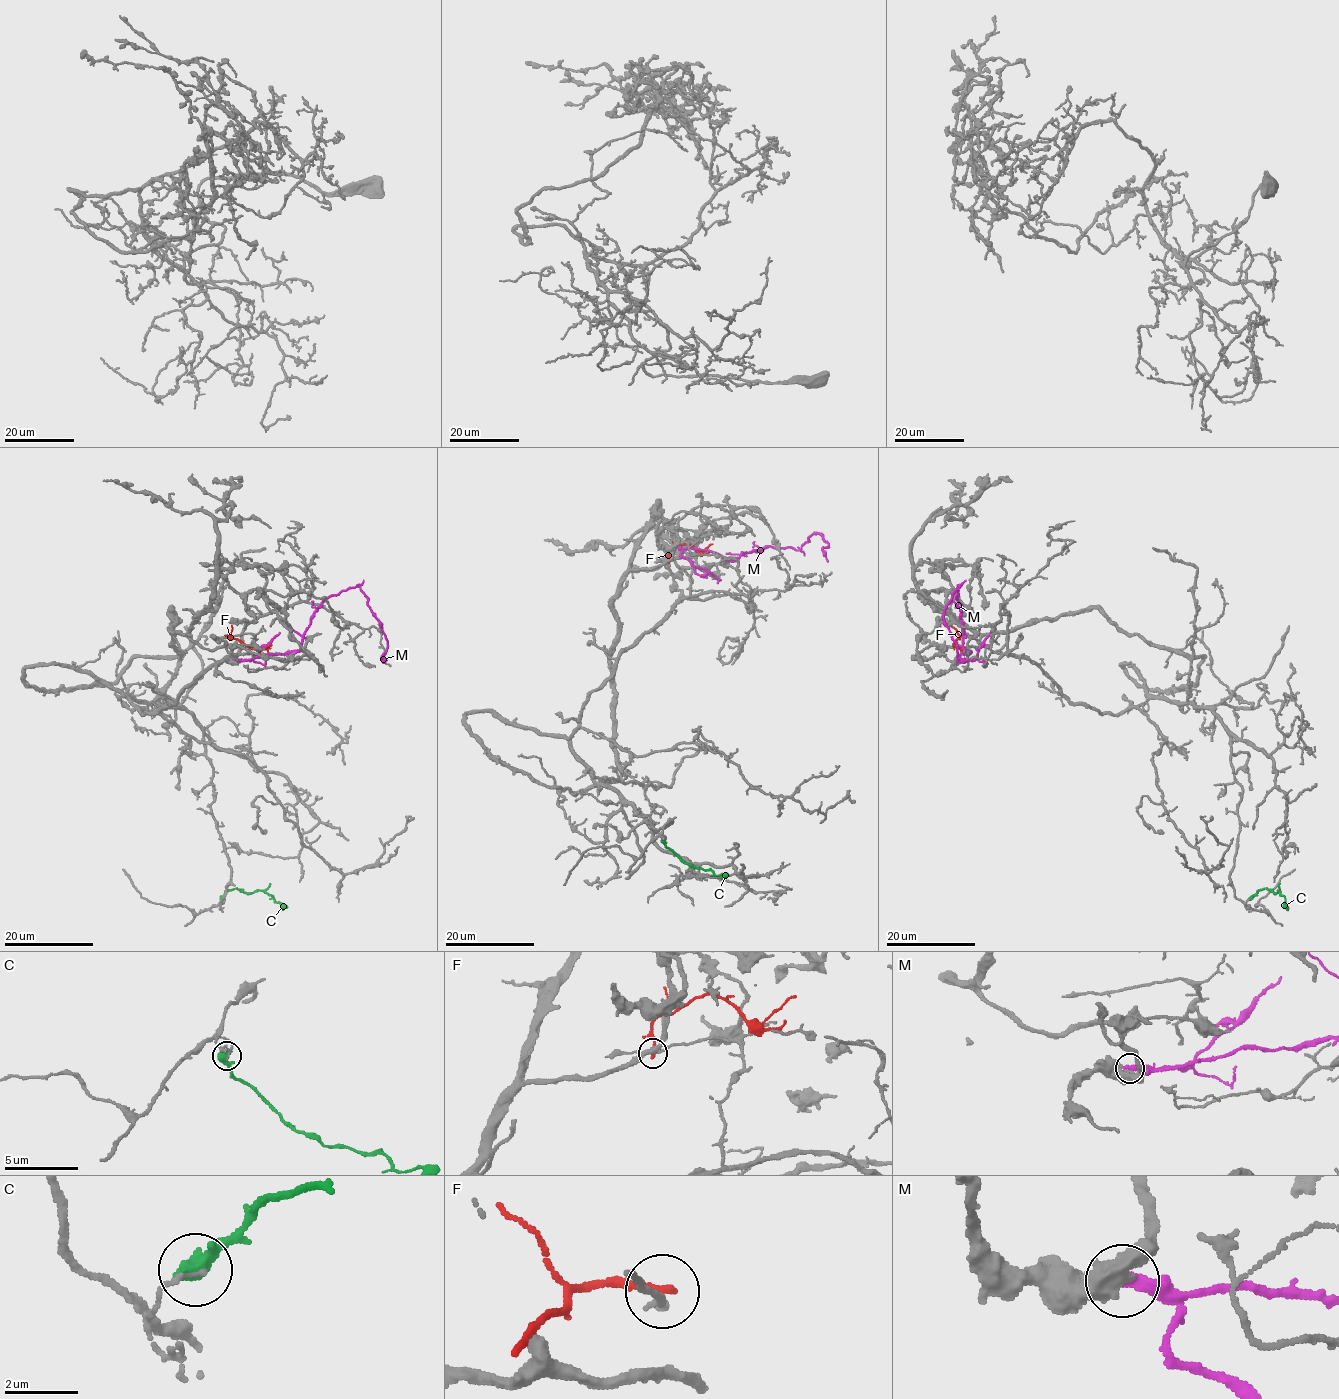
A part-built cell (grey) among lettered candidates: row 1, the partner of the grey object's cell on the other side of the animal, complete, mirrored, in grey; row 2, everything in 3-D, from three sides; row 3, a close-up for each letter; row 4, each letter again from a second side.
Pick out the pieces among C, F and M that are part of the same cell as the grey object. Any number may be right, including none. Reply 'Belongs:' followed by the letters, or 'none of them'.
Belongs: none of them

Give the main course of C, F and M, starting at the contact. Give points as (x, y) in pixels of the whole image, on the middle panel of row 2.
C: (664, 840), (664, 845), (686, 863), (711, 870), (716, 876), (723, 874), (721, 878)
F: (669, 561), (670, 551), (682, 544), (691, 544), (701, 552), (712, 544)
M: (675, 547), (736, 559), (769, 546), (798, 550), (818, 533), (828, 545), (823, 548), (827, 562)

